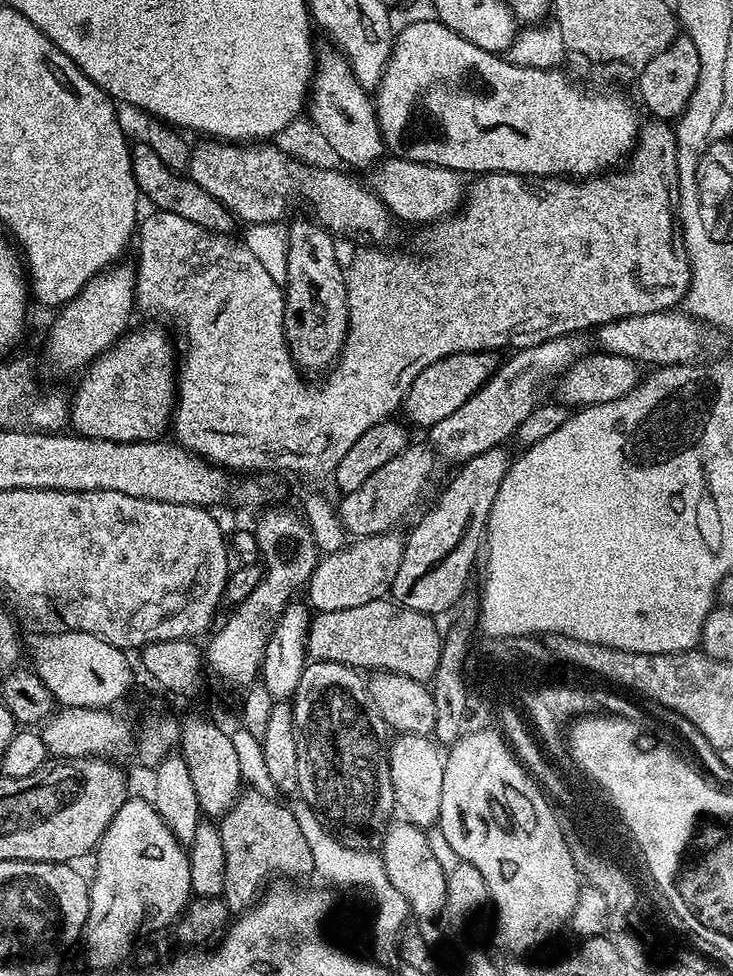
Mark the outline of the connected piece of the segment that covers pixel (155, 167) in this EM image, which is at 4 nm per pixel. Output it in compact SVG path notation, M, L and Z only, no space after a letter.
M133 143L130 148L132 173L139 195L143 199L145 196L152 203L153 209L170 214L182 214L182 218L190 218L190 222L198 222L198 226L217 234L231 233L234 217L230 209L222 206L222 202L218 202L218 198L206 194L206 190L199 188L187 175L171 172L162 162L162 158L158 158L158 154L154 154L154 150L148 143L139 143Z

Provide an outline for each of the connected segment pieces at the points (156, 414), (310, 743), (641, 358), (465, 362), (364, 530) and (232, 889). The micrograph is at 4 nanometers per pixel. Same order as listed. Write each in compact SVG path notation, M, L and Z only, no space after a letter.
M135 328L87 365L76 393L70 396L70 424L79 435L125 444L135 440L159 440L167 428L169 431L178 395L178 352L172 349L172 340L162 329Z
M312 662L305 667L290 697L297 742L299 795L333 833L348 842L359 841L356 840L359 836L368 836L371 832L379 833L393 819L392 812L397 811L389 764L390 729L370 698L365 677L360 676L363 675L357 669L346 664Z
M669 310L611 320L595 329L594 336L603 351L625 356L644 366L663 366L699 361L704 352L704 328L705 325L687 311Z
M492 350L480 352L458 352L426 366L418 378L410 386L410 390L404 395L402 412L408 415L407 423L417 424L421 430L427 430L434 426L434 422L440 422L442 418L448 418L472 397L480 387L495 374L498 367L497 353Z
M409 445L394 456L354 491L345 493L336 506L336 518L353 537L373 536L391 531L415 508L423 496L436 463L435 453L429 447Z
M244 790L237 796L236 803L233 804L232 810L219 817L218 827L220 830L220 837L222 838L222 847L224 849L226 862L226 882L224 883L223 899L225 903L228 904L228 908L232 914L239 914L251 908L252 905L256 903L261 893L265 891L266 885L264 885L264 883L266 883L271 876L280 876L276 878L288 878L284 876L308 876L310 874L313 875L313 873L316 872L314 858L310 854L310 846L306 846L306 838L302 838L302 829L298 826L298 818L294 818L291 807L286 806L286 808L283 808L278 801L279 799L270 796L263 796L262 794L258 794L251 790Z

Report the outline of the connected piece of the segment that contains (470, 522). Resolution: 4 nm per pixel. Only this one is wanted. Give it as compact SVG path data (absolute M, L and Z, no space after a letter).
M507 447L491 448L459 465L460 473L444 488L436 505L417 522L404 541L404 561L394 574L391 599L410 610L427 612L436 617L440 611L460 599L468 585L468 574L476 554L481 553L486 536L488 515L492 513L502 478L508 473L510 455Z

